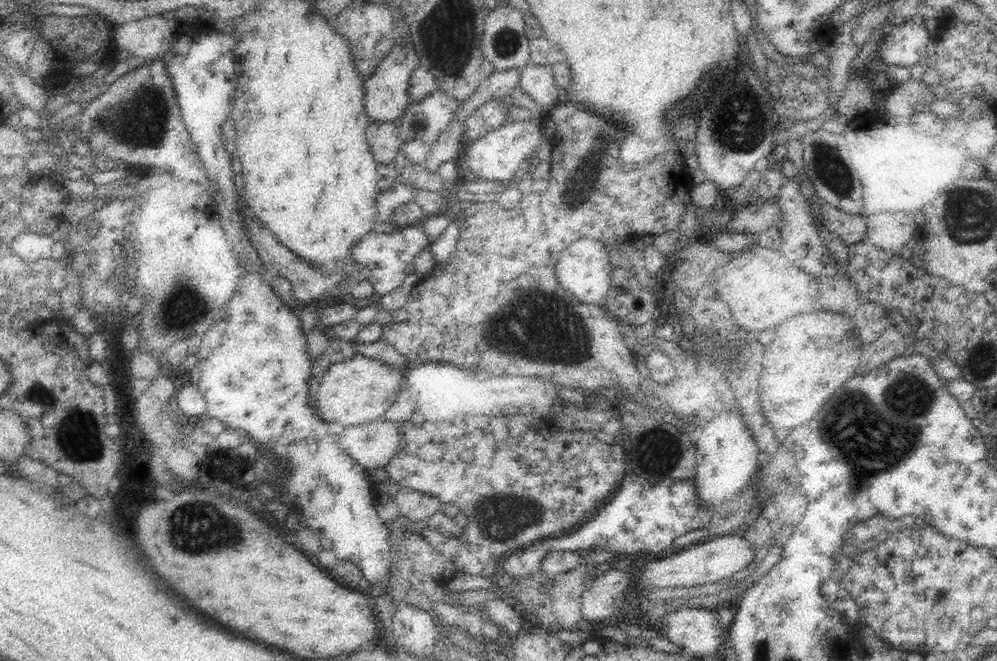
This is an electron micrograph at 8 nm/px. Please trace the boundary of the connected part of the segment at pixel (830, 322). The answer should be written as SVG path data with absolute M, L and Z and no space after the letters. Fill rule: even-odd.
M832 310L804 314L784 322L776 330L776 338L766 350L766 362L758 382L763 418L780 430L791 430L814 420L820 408L827 404L826 400L846 380L854 376L854 372L828 372L828 368L854 370L860 364L865 344L858 336L856 322L853 316L849 316L848 311L842 313ZM820 342L830 342L830 344L820 344Z

